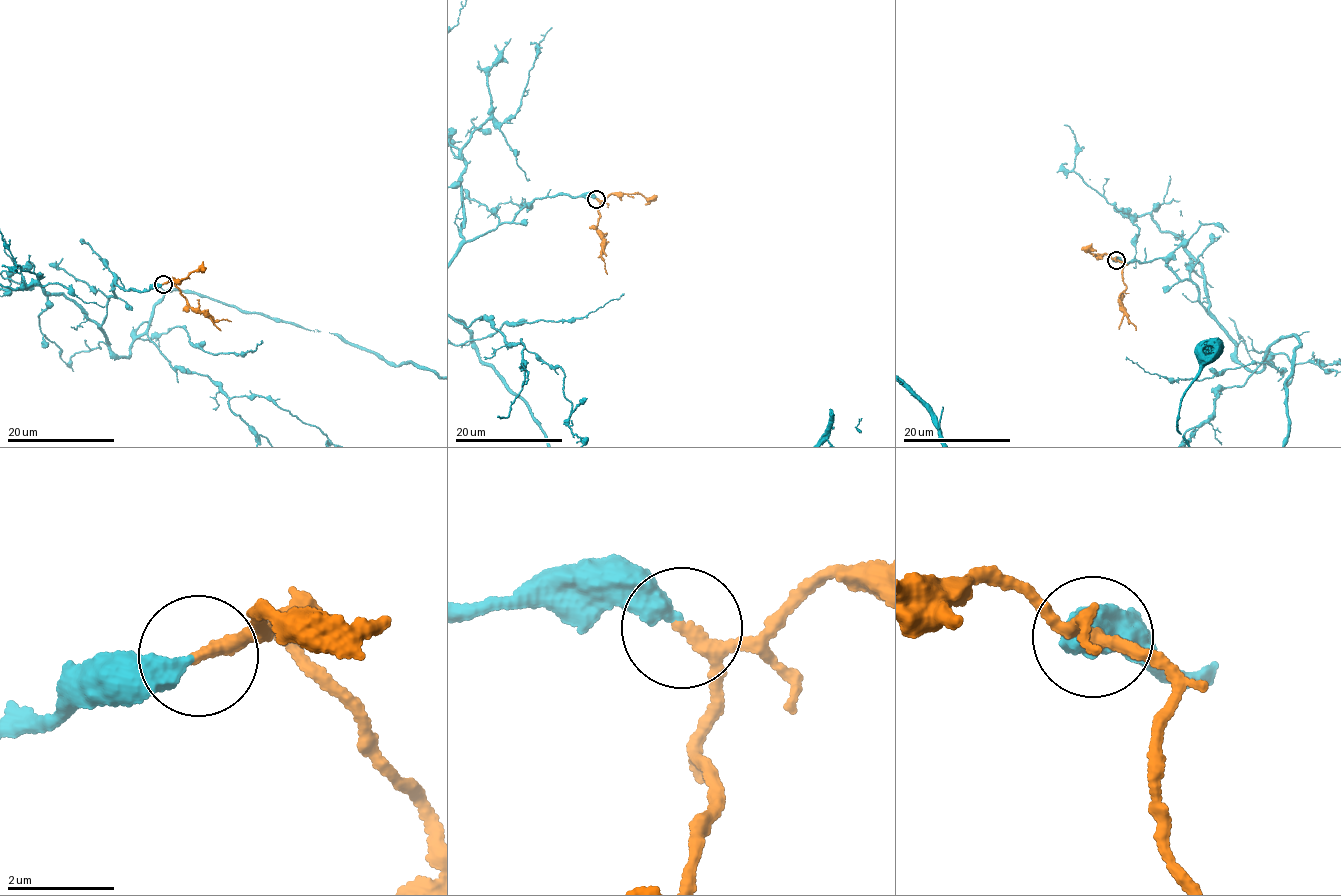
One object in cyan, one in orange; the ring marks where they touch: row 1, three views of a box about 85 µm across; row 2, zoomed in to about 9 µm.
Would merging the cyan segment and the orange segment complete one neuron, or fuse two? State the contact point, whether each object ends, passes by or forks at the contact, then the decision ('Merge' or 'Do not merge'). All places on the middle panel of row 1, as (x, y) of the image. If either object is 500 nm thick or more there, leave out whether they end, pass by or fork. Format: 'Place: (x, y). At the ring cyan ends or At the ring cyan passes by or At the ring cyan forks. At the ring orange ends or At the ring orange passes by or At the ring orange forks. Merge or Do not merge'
Place: (596, 199). At the ring cyan ends. At the ring orange passes by. Merge

